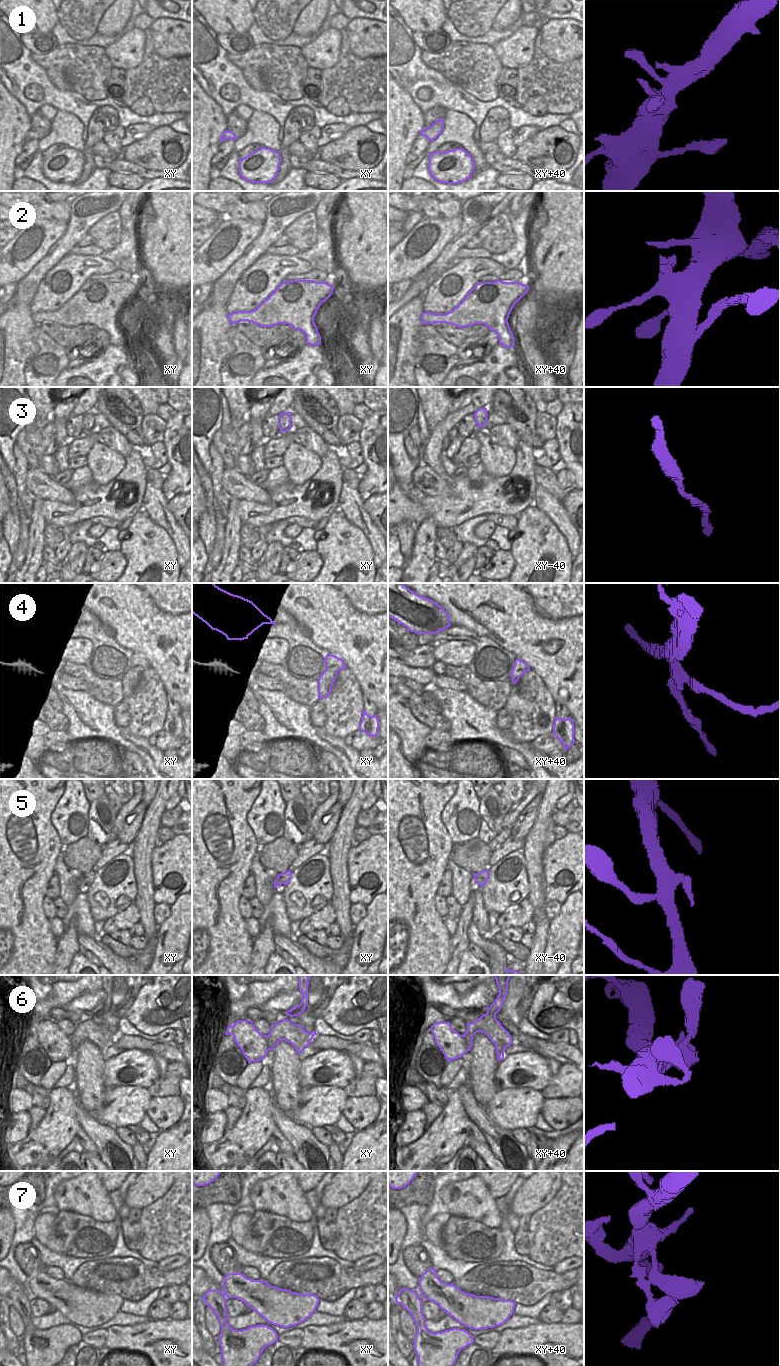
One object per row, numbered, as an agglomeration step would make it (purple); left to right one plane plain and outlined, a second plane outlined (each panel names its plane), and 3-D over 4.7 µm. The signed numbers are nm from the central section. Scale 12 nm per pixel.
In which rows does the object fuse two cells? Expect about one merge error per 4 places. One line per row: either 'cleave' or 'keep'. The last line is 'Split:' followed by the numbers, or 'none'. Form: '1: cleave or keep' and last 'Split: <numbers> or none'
1: keep
2: cleave
3: keep
4: cleave
5: keep
6: cleave
7: keep
Split: 2, 4, 6

